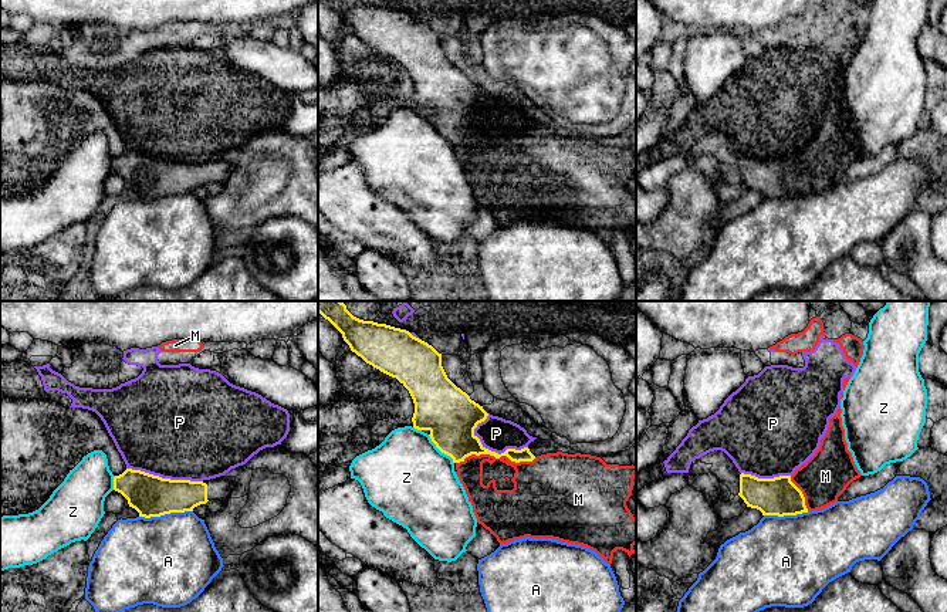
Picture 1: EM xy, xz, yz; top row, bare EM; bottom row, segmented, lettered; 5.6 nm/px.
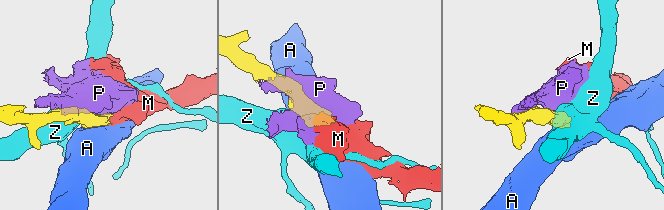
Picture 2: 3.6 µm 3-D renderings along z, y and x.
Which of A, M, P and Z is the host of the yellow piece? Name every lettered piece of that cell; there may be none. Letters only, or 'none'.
M

